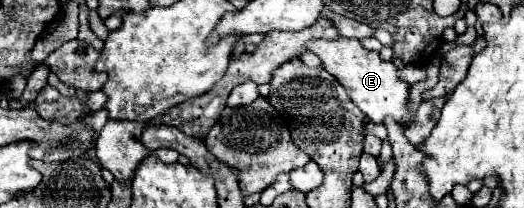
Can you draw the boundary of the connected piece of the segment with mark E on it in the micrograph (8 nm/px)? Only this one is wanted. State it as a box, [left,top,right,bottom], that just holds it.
[306,37,408,123]

